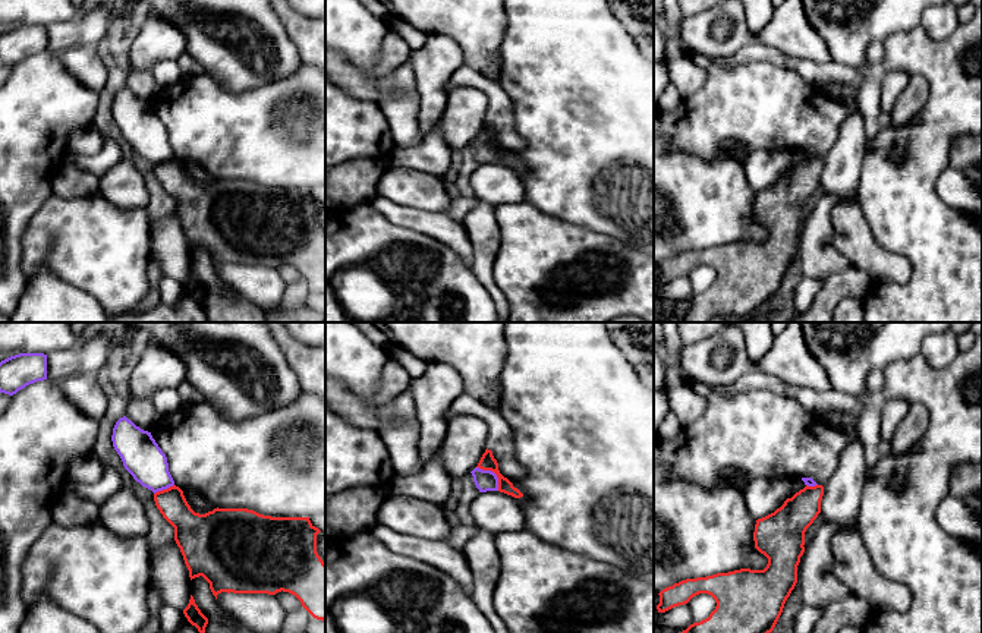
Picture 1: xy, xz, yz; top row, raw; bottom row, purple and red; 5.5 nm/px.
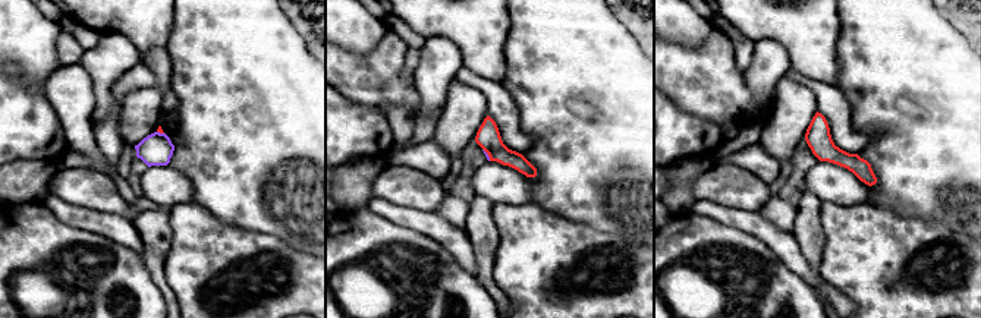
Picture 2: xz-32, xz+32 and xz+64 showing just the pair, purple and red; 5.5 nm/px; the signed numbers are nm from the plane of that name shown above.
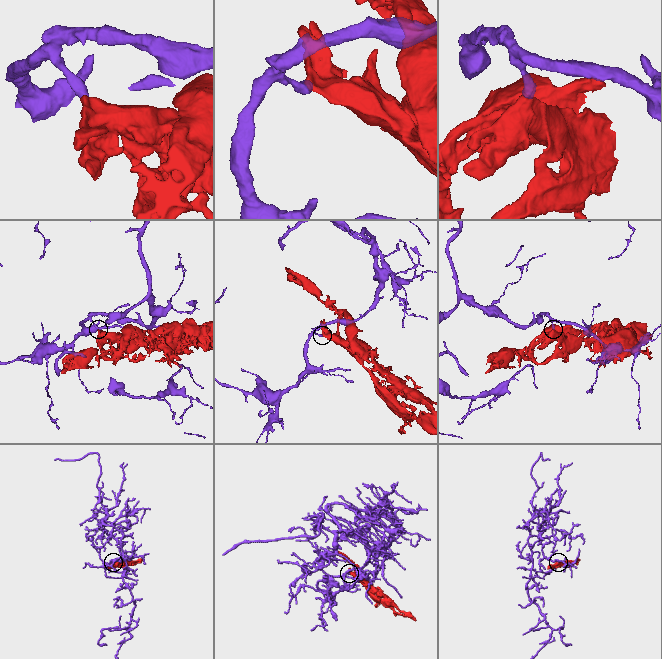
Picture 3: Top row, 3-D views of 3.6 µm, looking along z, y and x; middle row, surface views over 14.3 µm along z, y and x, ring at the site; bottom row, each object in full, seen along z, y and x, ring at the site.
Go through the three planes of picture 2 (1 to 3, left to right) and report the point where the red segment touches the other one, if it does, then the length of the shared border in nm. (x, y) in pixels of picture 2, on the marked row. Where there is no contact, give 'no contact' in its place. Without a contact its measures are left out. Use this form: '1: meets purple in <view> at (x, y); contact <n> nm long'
1: meets purple in xz-32 at (159, 132); contact 40 nm long
2: meets purple in xz+32 at (487, 154); contact 80 nm long
3: no contact

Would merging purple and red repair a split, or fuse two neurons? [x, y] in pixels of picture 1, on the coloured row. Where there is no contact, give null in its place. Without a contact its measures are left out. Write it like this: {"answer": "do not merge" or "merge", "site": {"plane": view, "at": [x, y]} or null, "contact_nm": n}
{"answer": "do not merge", "site": {"plane": "xz", "at": [494, 474]}, "contact_nm": 180}

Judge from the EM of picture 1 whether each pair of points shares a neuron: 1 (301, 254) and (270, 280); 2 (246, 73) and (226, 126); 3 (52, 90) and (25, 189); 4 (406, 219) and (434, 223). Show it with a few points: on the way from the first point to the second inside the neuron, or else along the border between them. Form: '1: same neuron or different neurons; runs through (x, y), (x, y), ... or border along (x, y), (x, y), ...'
1: different neurons; border along (241, 264), (267, 264), (274, 267)
2: different neurons; border along (208, 75), (230, 91), (246, 91), (273, 82)
3: same neuron; runs through (27, 115), (25, 164)
4: same neuron; runs through (414, 219), (427, 223)

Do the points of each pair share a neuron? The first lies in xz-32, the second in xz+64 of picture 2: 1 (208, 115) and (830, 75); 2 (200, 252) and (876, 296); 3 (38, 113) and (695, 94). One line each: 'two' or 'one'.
1: two
2: one
3: two

